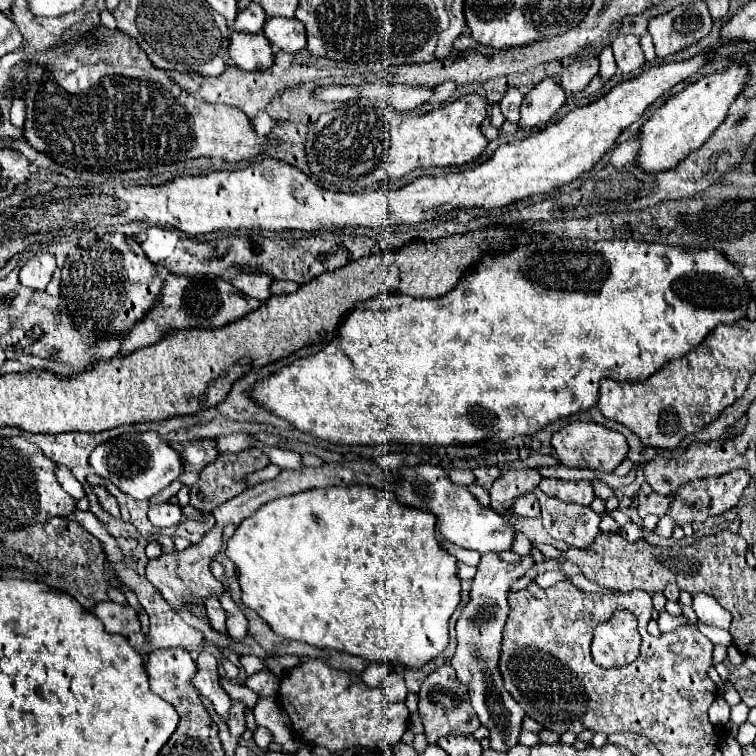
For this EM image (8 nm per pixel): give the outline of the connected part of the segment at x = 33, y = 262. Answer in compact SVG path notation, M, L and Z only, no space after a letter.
M44 253L28 259L20 269L20 283L32 291L44 291L56 271L56 259L52 253Z

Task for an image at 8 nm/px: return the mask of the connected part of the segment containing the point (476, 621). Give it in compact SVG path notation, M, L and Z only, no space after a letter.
M484 553L478 563L478 571L472 579L472 591L470 591L470 603L462 609L462 615L456 623L458 633L458 647L456 655L452 657L452 667L456 669L456 675L462 683L466 683L470 695L472 695L472 707L482 721L482 725L490 731L490 747L496 751L508 751L510 747L518 745L518 737L522 731L522 719L526 713L522 707L508 695L504 689L504 683L500 679L500 671L496 667L498 663L498 647L502 643L502 631L508 615L508 601L506 595L510 591L512 581L522 577L530 567L534 565L532 557L526 555L518 565L510 565L502 561L496 553Z

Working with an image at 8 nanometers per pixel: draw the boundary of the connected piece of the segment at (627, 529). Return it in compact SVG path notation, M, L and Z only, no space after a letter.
M628 521L624 527L620 527L620 533L626 535L630 541L636 541L636 539L642 539L644 537L642 529L636 523L632 523L632 521Z

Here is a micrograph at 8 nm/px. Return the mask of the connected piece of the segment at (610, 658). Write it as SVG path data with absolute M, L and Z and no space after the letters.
M610 619L600 623L594 631L592 659L600 667L620 667L632 663L638 655L640 635L610 633Z

